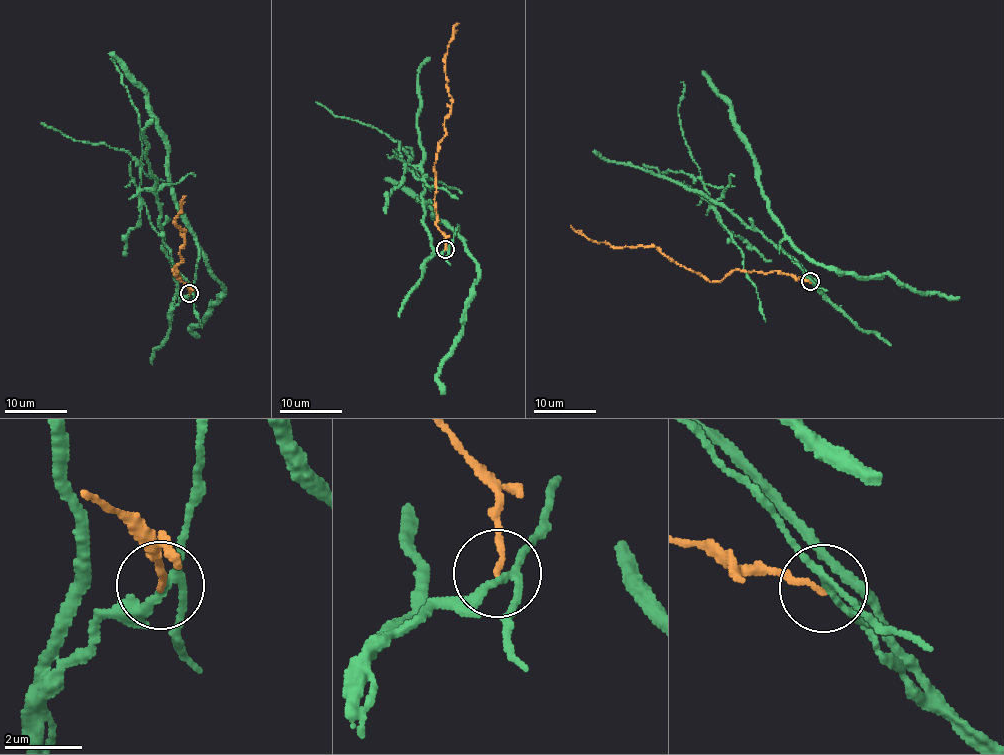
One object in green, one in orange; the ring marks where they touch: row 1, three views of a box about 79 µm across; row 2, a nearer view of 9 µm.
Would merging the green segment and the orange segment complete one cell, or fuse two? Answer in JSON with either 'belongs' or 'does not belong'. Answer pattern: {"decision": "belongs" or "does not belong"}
{"decision": "does not belong"}

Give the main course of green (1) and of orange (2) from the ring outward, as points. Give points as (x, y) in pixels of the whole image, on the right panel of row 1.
1: (811, 281), (818, 285), (760, 232), (711, 202), (741, 250), (743, 270), (758, 292), (765, 322)
2: (809, 281), (776, 271), (731, 270), (709, 282), (656, 247), (611, 247), (570, 225)

